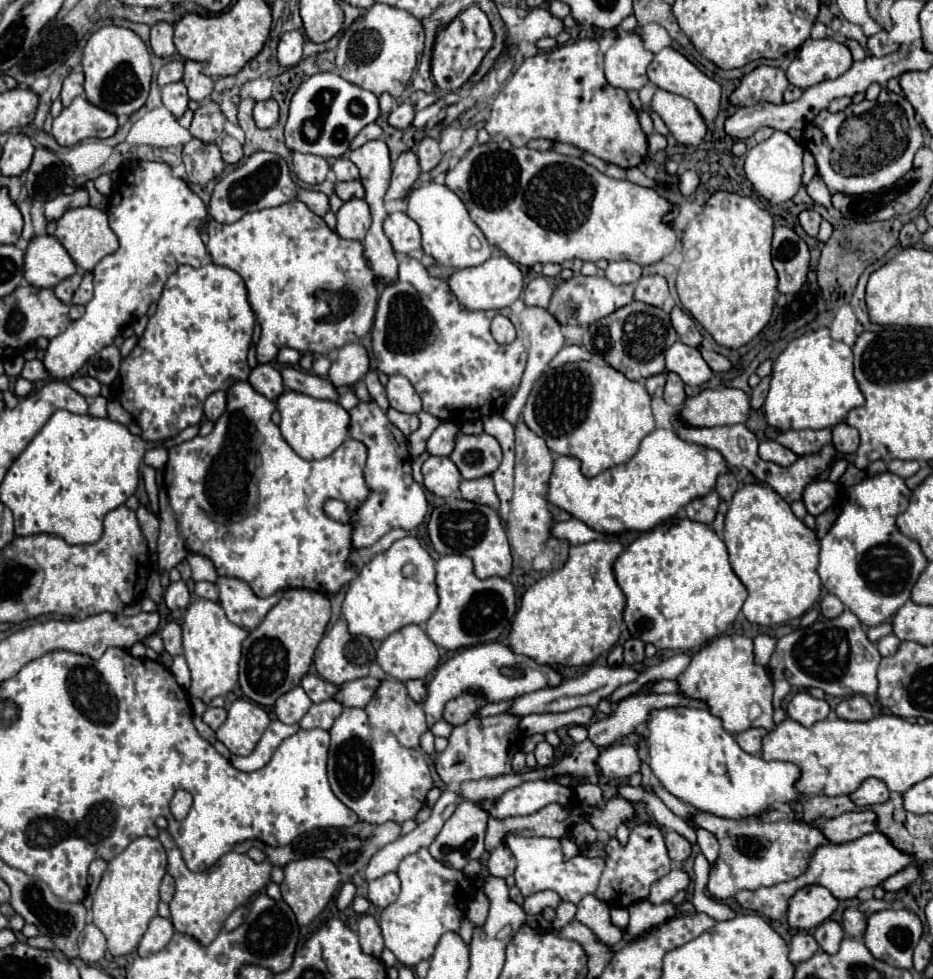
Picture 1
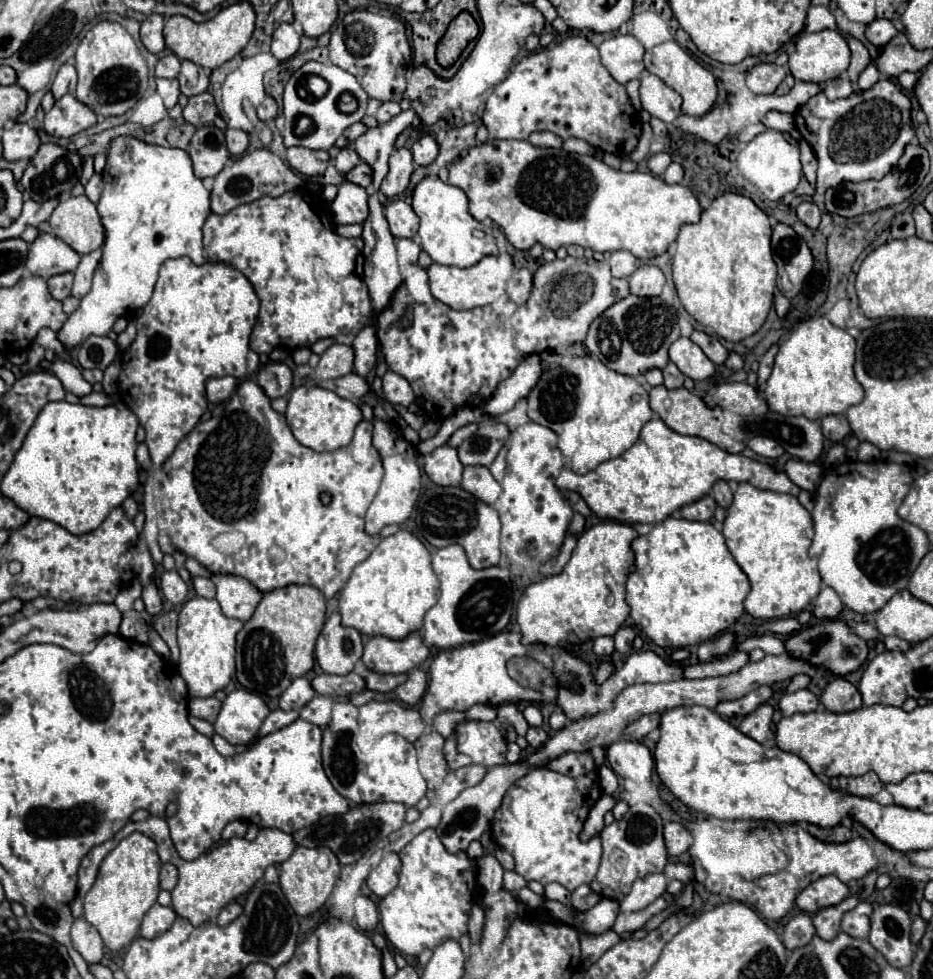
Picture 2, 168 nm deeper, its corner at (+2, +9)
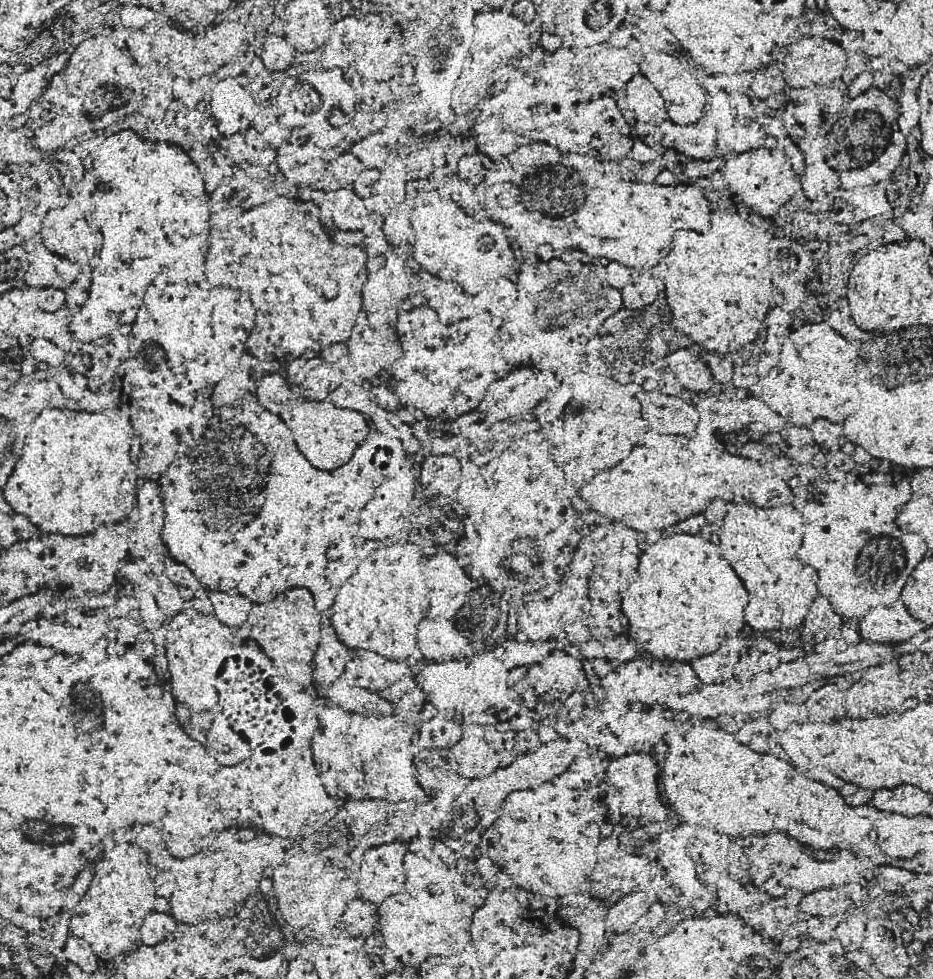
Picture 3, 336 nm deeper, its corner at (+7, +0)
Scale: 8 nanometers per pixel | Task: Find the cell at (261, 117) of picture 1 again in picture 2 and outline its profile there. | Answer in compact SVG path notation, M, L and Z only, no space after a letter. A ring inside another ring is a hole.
M267 96L267 98L263 100L263 104L257 108L259 120L263 120L263 122L267 122L267 120L273 120L273 118L277 116L277 110L279 110L277 102L275 102L271 96Z

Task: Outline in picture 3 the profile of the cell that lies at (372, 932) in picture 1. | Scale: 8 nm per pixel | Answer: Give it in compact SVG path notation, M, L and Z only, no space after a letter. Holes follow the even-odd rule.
M352 899L348 903L346 913L344 913L344 923L352 935L366 937L372 929L372 921L374 921L374 911L368 903L360 899Z

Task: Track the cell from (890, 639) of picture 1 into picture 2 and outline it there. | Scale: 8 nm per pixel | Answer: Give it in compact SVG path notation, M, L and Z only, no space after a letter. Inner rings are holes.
M887 636L887 638L883 638L883 642L885 642L887 650L909 650L909 648L913 646L911 642L901 640L901 638L897 638L897 636Z

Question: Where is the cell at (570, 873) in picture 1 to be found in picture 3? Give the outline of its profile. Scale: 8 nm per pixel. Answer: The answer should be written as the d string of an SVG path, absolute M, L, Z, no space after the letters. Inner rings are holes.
M580 749L564 773L558 773L536 789L514 791L504 799L498 821L480 839L480 853L492 861L492 867L502 869L514 887L522 887L528 893L540 893L548 899L558 899L568 893L584 895L596 861L596 845L600 843L598 819L602 819L602 801L598 801L598 781L602 777L604 771L600 757L590 749Z

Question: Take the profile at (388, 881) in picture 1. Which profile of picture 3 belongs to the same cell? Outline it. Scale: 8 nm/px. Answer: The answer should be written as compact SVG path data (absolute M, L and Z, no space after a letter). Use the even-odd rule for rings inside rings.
M392 841L372 849L364 861L356 861L348 869L348 875L356 887L356 895L366 903L378 905L386 897L398 893L406 881L402 865L404 853L404 843Z

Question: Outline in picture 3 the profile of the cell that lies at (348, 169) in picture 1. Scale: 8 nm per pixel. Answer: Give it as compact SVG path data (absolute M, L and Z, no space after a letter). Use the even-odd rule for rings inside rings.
M344 151L332 165L332 175L338 183L352 183L360 173L362 173L364 165L350 153Z

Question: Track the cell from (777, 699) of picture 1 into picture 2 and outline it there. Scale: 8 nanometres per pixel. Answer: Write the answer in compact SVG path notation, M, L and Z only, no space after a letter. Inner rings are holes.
M763 704L757 710L753 710L749 716L745 716L739 730L743 734L747 734L749 738L765 744L773 736L773 732L771 732L771 716L773 716L773 713L774 708L771 704Z

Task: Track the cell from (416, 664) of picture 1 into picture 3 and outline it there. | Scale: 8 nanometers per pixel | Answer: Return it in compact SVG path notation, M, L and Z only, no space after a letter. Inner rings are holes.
M358 651L352 661L348 661L342 681L346 685L362 685L368 689L382 691L394 685L408 673L408 665L404 661L392 661L376 651Z

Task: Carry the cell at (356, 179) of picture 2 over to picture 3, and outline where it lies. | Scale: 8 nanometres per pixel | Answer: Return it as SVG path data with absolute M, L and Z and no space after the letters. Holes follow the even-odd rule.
M366 165L364 167L364 171L358 175L358 179L354 181L354 185L352 185L352 191L358 195L358 197L368 197L370 195L370 191L372 191L372 187L376 185L376 181L378 181L378 175L380 175L380 171L376 169L376 167L370 167L370 165Z

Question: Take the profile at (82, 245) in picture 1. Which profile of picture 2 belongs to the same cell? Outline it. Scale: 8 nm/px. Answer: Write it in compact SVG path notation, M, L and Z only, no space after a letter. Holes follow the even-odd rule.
M87 196L63 198L53 210L49 224L53 234L81 256L103 244L103 226L95 204Z

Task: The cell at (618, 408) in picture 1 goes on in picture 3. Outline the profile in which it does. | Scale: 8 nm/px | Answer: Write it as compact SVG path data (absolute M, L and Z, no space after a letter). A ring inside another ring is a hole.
M568 373L564 379L556 379L554 383L550 383L544 401L534 409L534 419L540 425L540 437L544 437L544 441L548 441L554 447L550 449L552 461L564 473L564 481L572 487L580 487L596 473L618 465L630 453L632 445L648 433L648 425L640 415L640 403L634 397L622 393L614 379L600 375L584 377L580 373Z

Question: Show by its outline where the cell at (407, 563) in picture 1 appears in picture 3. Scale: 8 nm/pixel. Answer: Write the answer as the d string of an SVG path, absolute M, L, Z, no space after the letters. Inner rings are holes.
M392 543L374 551L338 591L332 605L332 627L344 645L372 649L386 659L404 661L416 647L416 629L428 607L422 567L410 545Z

